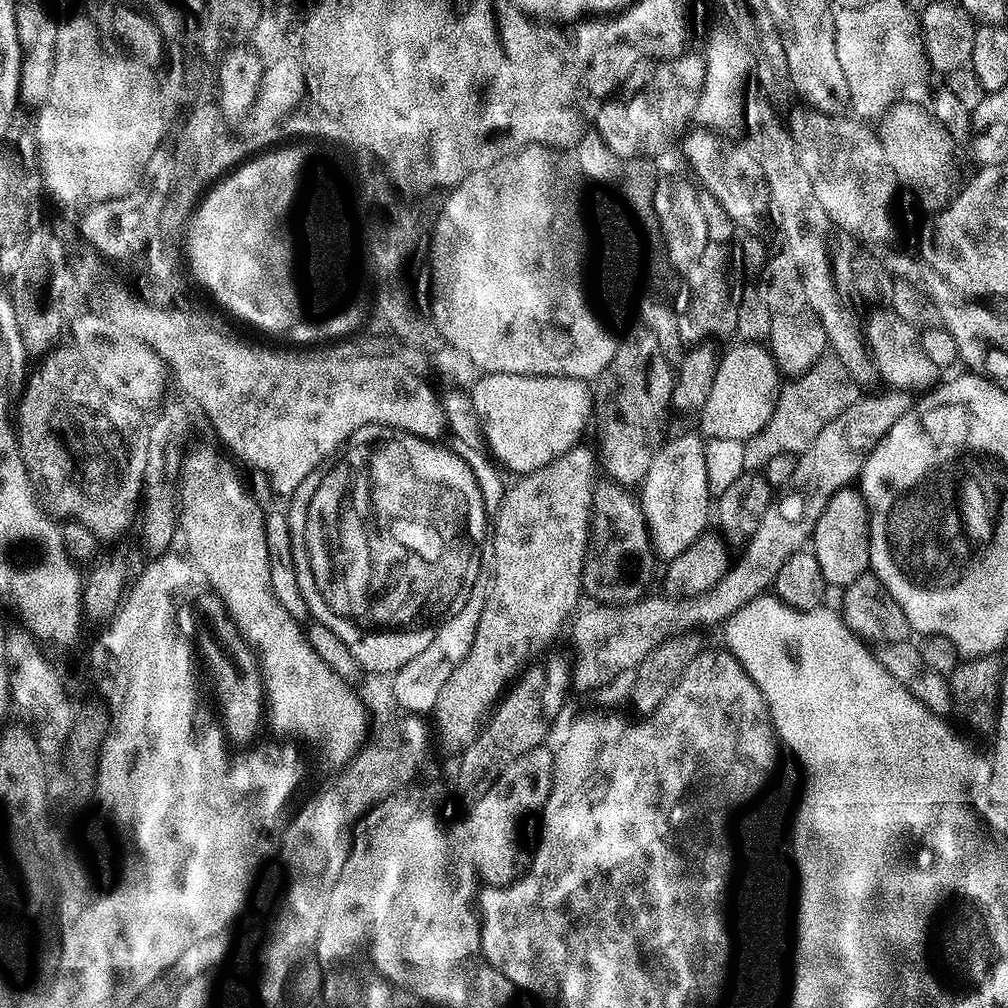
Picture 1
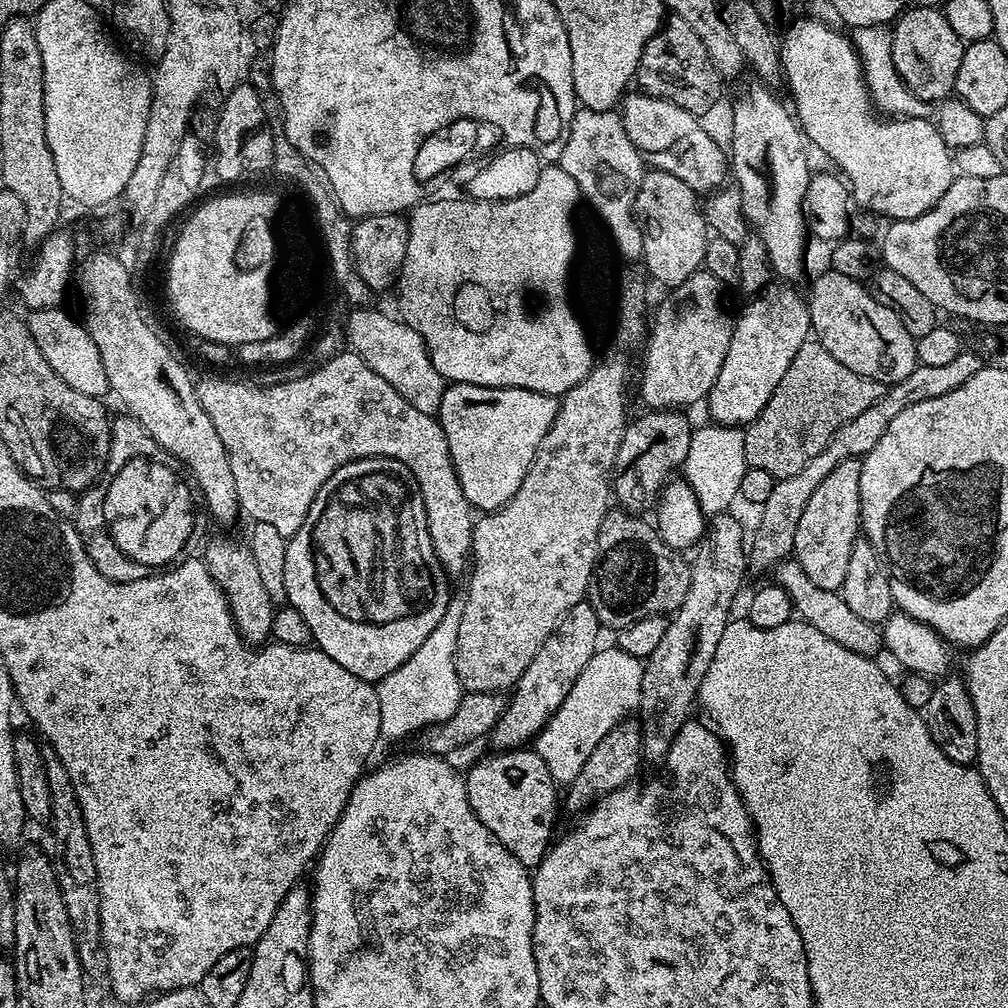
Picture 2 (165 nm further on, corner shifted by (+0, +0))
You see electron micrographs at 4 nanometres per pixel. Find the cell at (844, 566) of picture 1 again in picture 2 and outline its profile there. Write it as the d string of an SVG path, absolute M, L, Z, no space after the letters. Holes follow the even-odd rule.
M859 459L843 460L822 478L818 490L810 494L806 510L802 510L802 519L798 530L794 530L794 559L806 570L806 578L814 586L831 592L839 590L846 582L846 566L850 566L850 550L861 535L860 523L860 479L862 463Z

